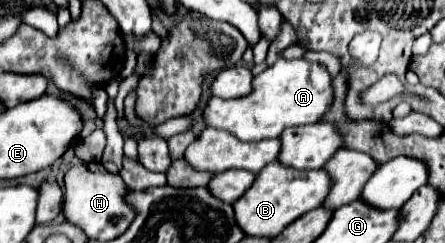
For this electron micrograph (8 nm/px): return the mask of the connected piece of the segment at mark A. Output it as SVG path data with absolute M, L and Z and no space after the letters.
M280 59L254 79L254 91L240 99L212 97L206 105L206 125L226 129L240 141L260 141L280 137L288 127L310 125L324 119L334 103L332 75L322 63L308 59Z

